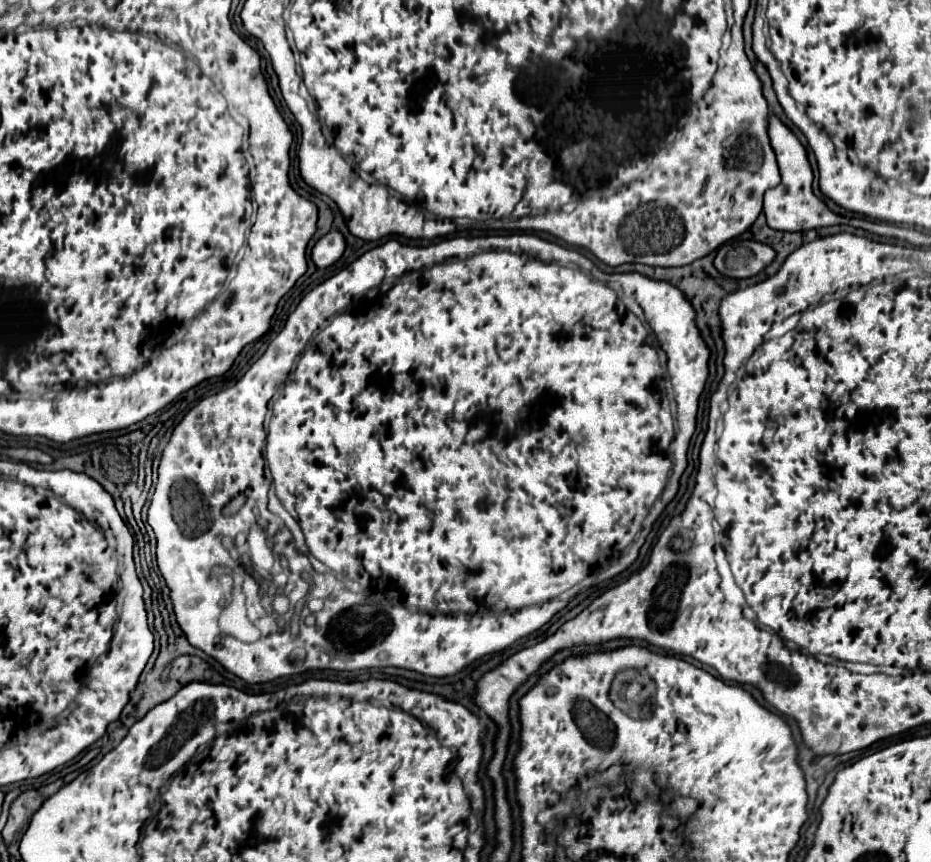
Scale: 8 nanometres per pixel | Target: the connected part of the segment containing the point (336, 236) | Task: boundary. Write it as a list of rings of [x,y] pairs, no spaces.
[[[333,229],[315,243],[315,247],[311,251],[311,259],[319,269],[325,269],[325,267],[333,265],[343,255],[343,251],[345,251],[343,235]]]

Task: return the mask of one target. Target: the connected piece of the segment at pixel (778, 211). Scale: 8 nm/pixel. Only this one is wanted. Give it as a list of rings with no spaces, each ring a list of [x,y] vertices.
[[[775,115],[769,117],[769,137],[771,137],[773,151],[777,155],[777,163],[779,163],[779,171],[781,171],[781,183],[764,194],[762,210],[767,217],[767,225],[771,229],[777,229],[777,231],[809,231],[809,229],[849,223],[847,217],[843,219],[841,215],[835,215],[833,211],[829,211],[825,207],[825,203],[821,203],[813,195],[813,189],[811,189],[813,171],[811,171],[811,165],[807,161],[805,147]]]

